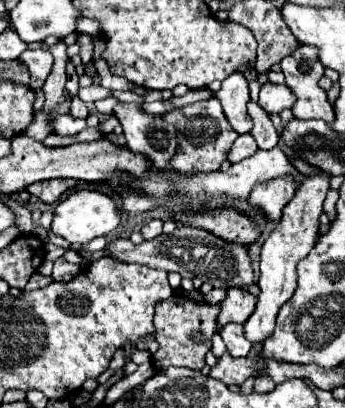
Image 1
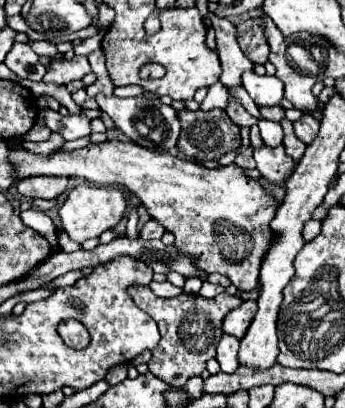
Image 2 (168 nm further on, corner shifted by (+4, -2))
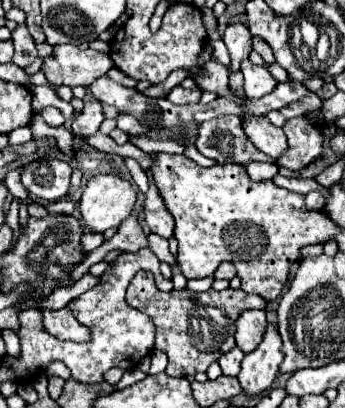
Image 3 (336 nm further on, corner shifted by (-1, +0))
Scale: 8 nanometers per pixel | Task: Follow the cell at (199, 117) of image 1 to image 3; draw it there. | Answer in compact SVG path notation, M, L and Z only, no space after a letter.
M225 115L201 123L195 147L217 165L237 163L247 165L251 161L275 163L265 153L259 153L241 129L241 117Z

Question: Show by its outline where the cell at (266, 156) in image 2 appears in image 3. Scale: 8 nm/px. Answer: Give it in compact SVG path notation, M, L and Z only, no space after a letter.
M253 117L243 119L243 131L249 137L249 141L263 153L277 159L287 149L287 137L283 129L275 127L267 117Z

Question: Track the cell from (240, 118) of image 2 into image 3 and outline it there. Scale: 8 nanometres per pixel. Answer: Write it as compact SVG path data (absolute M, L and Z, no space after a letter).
M235 23L235 25L229 25L225 29L223 41L225 41L225 45L227 45L229 53L231 53L231 63L233 63L231 71L237 71L241 61L249 57L251 49L253 49L251 39L253 39L253 35L249 33L249 29L243 23Z

